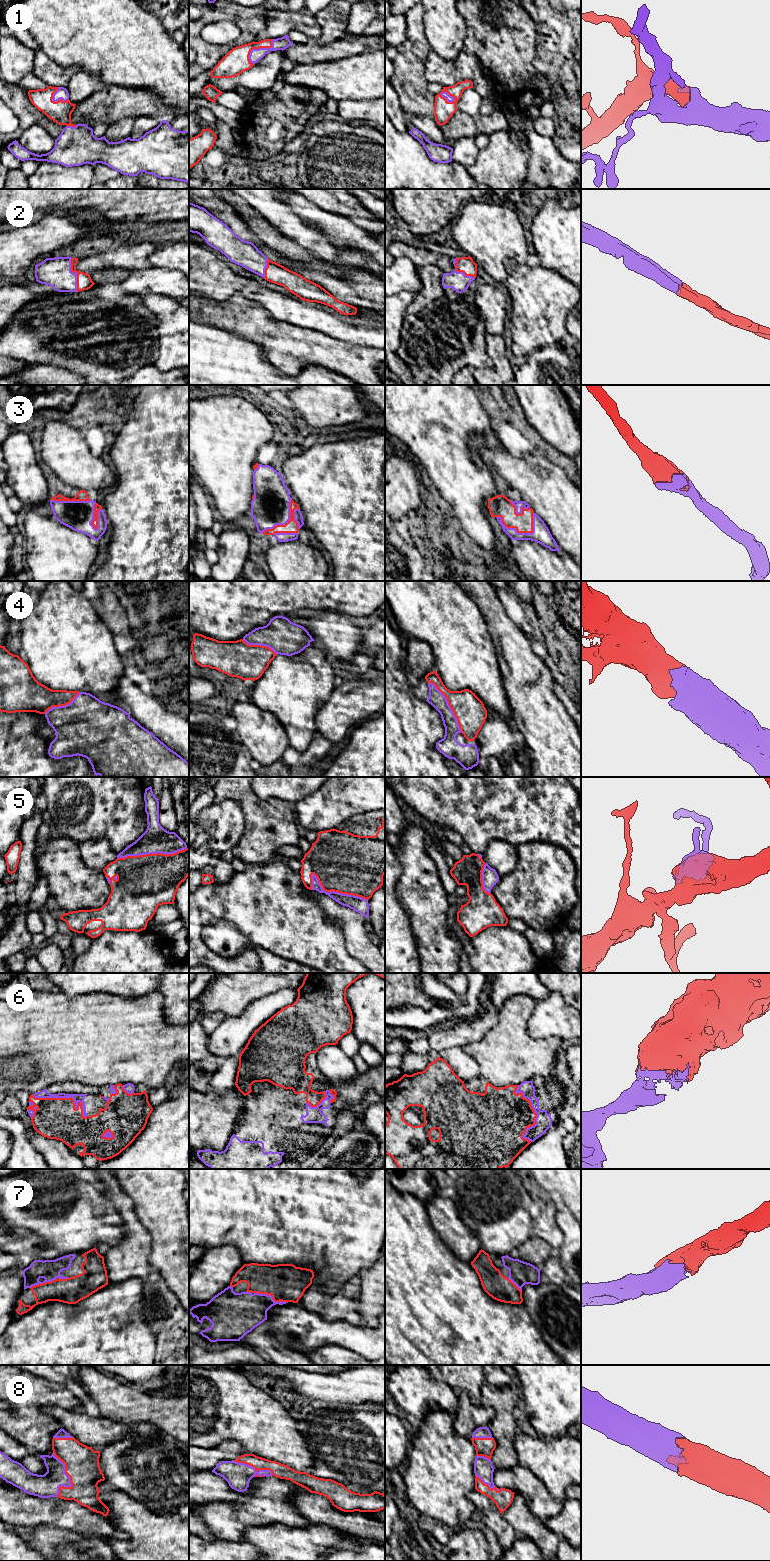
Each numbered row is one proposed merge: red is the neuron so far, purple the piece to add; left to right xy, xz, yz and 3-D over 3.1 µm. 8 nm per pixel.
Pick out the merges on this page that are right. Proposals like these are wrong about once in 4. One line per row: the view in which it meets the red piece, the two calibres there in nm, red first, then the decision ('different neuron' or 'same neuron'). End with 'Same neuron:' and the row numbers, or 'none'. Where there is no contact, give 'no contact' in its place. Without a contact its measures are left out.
1: xz | 200/100 nm | same neuron
2: xy | 130/240 nm | same neuron
3: yz | 180/140 nm | same neuron
4: yz | 240/120 nm | same neuron
5: xz | 480/120 nm | same neuron
6: xy | 340/70 nm | same neuron
7: xz | 300/300 nm | same neuron
8: xy | 280/190 nm | same neuron
Same neuron: 1, 2, 3, 4, 5, 6, 7, 8

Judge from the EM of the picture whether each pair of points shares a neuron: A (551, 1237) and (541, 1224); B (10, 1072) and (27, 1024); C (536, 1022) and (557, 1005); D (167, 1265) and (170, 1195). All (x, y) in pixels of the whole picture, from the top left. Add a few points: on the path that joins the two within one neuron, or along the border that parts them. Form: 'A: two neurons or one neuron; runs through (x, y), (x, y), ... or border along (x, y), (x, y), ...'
A: one neuron; runs through (551, 1234), (544, 1227)
B: one neuron; runs through (10, 1060), (10, 1053), (27, 1036)
C: one neuron; runs through (541, 1017), (547, 1011), (552, 1010)
D: one neuron; runs through (168, 1248), (168, 1212)

